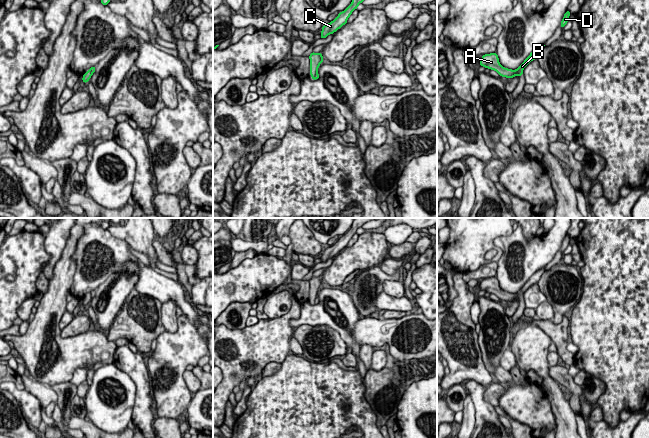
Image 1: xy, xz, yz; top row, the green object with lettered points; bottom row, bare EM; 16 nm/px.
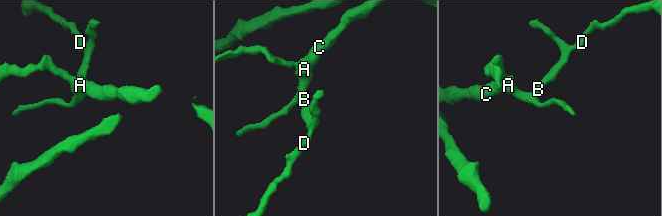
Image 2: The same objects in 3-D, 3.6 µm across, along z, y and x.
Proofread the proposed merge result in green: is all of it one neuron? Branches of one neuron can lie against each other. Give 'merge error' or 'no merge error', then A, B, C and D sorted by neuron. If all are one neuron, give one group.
merge error; A C / B D

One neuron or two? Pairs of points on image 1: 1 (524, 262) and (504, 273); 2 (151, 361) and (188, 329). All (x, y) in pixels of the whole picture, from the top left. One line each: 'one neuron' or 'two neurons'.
1: one neuron
2: one neuron

